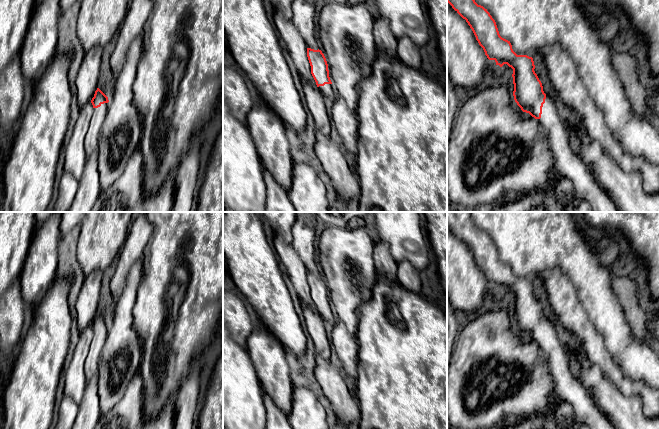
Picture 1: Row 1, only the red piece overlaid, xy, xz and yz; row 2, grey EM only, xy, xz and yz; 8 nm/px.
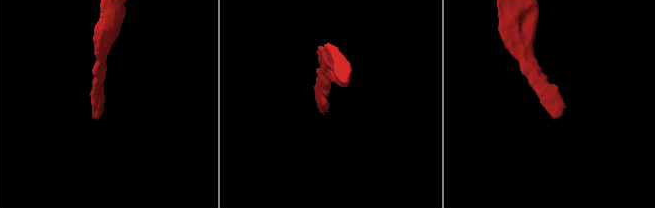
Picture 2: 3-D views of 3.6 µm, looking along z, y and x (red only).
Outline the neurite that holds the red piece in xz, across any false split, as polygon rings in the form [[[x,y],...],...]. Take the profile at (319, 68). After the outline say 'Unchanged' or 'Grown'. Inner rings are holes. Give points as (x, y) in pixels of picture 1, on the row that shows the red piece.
[[[307,48],[307,57],[317,88],[324,97],[336,98],[336,92],[329,77],[328,64],[322,51]]]. Grown

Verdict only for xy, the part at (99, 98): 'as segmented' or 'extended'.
extended

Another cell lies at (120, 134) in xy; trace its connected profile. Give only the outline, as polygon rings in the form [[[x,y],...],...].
[[[143,36],[131,43],[125,63],[112,84],[107,114],[98,142],[101,189],[108,189],[123,173],[131,155],[139,149],[143,117],[133,102],[133,83],[143,53]]]

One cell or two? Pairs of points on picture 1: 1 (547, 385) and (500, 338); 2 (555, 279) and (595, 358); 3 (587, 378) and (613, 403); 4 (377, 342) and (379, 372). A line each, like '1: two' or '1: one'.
1: one
2: one
3: one
4: one

